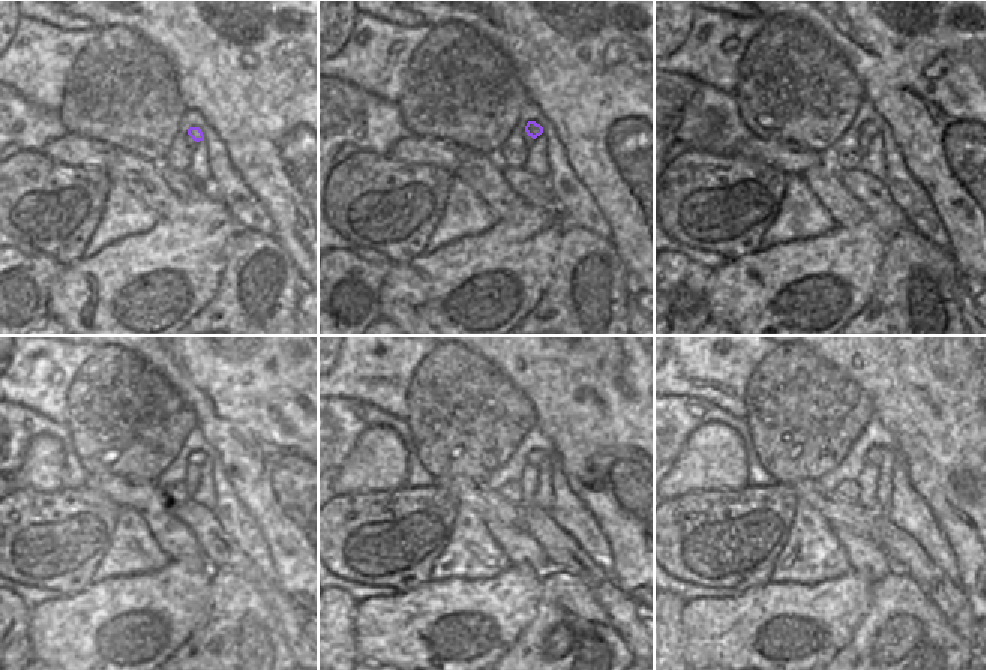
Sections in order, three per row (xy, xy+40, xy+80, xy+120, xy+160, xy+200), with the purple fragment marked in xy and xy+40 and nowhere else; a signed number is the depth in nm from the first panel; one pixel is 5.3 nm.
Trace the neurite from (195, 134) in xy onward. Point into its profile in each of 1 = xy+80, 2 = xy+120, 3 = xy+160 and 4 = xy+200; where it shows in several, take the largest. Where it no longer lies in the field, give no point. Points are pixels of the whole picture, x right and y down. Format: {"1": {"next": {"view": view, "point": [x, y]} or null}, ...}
{"1": {"next": {"view": "xy+80", "point": [869, 129]}}, "2": {"next": {"view": "xy+120", "point": [197, 457]}}, "3": {"next": {"view": "xy+160", "point": [535, 457]}}, "4": {"next": {"view": "xy+200", "point": [875, 456]}}}

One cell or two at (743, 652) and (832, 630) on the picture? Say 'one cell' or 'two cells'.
one cell

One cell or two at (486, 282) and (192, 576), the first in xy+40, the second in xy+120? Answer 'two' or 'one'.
one

